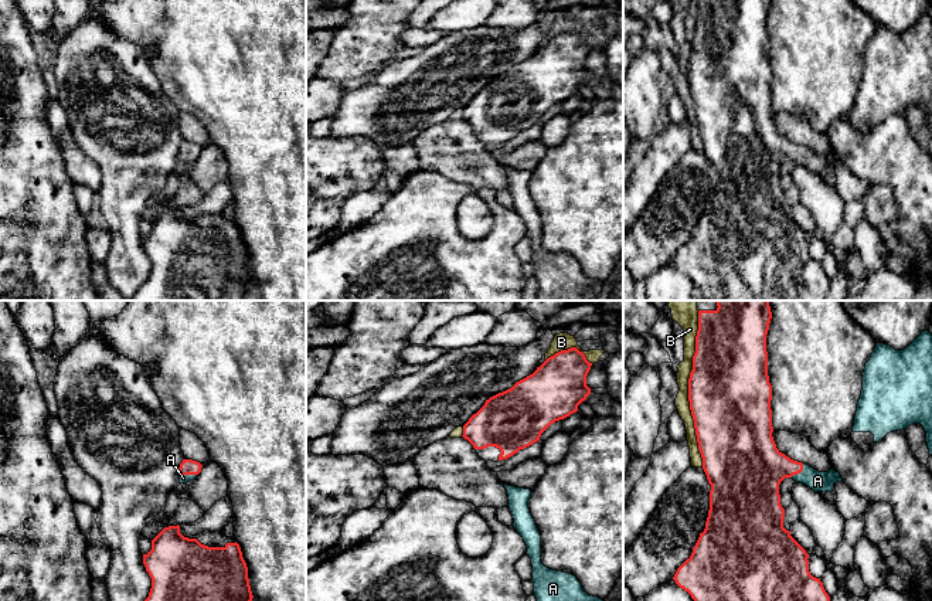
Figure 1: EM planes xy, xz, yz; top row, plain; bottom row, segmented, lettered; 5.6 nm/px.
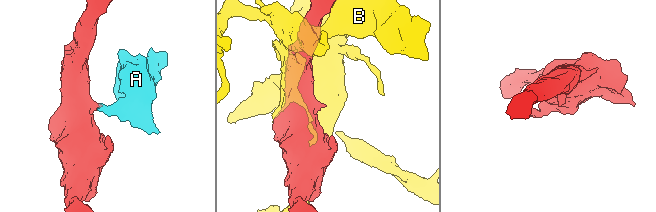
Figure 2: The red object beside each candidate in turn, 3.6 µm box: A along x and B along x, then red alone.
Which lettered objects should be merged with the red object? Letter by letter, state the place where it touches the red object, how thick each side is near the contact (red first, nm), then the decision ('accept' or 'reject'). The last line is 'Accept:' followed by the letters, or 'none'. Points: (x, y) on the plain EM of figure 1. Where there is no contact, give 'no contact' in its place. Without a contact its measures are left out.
A: yz (799, 155) | 320/110 nm | accept
B: yz (689, 75) | 460/80 nm | reject
Accept: A

